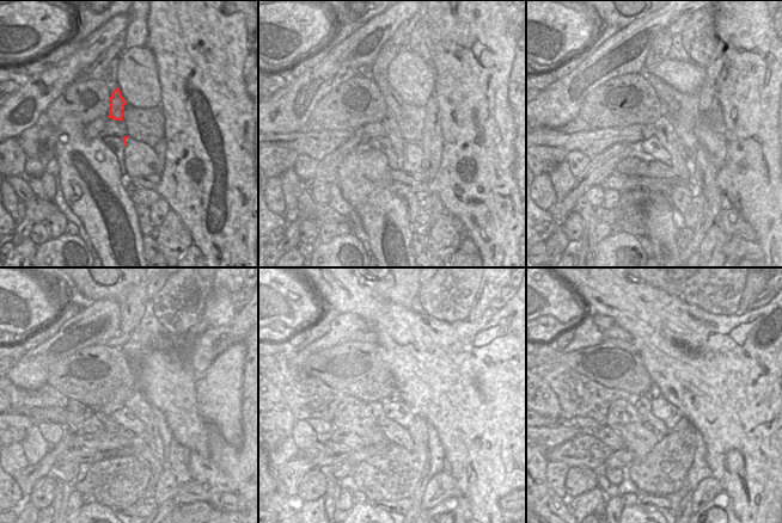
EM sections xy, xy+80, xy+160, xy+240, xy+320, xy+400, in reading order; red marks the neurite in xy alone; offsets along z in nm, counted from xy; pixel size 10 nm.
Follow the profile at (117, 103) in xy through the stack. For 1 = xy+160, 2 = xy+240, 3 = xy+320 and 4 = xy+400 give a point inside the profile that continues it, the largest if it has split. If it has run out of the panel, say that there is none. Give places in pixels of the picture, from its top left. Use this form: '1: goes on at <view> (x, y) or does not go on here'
1: goes on at xy+160 (665, 133)
2: goes on at xy+240 (136, 402)
3: goes on at xy+320 (416, 508)
4: goes on at xy+400 (684, 510)

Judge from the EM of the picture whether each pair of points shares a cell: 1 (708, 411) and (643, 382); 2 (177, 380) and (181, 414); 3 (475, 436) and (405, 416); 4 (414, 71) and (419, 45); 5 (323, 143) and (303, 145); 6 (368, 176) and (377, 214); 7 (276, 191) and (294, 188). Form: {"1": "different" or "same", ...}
{"1": "different", "2": "same", "3": "different", "4": "different", "5": "same", "6": "same", "7": "different"}

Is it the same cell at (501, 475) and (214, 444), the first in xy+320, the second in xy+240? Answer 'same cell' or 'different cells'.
same cell

